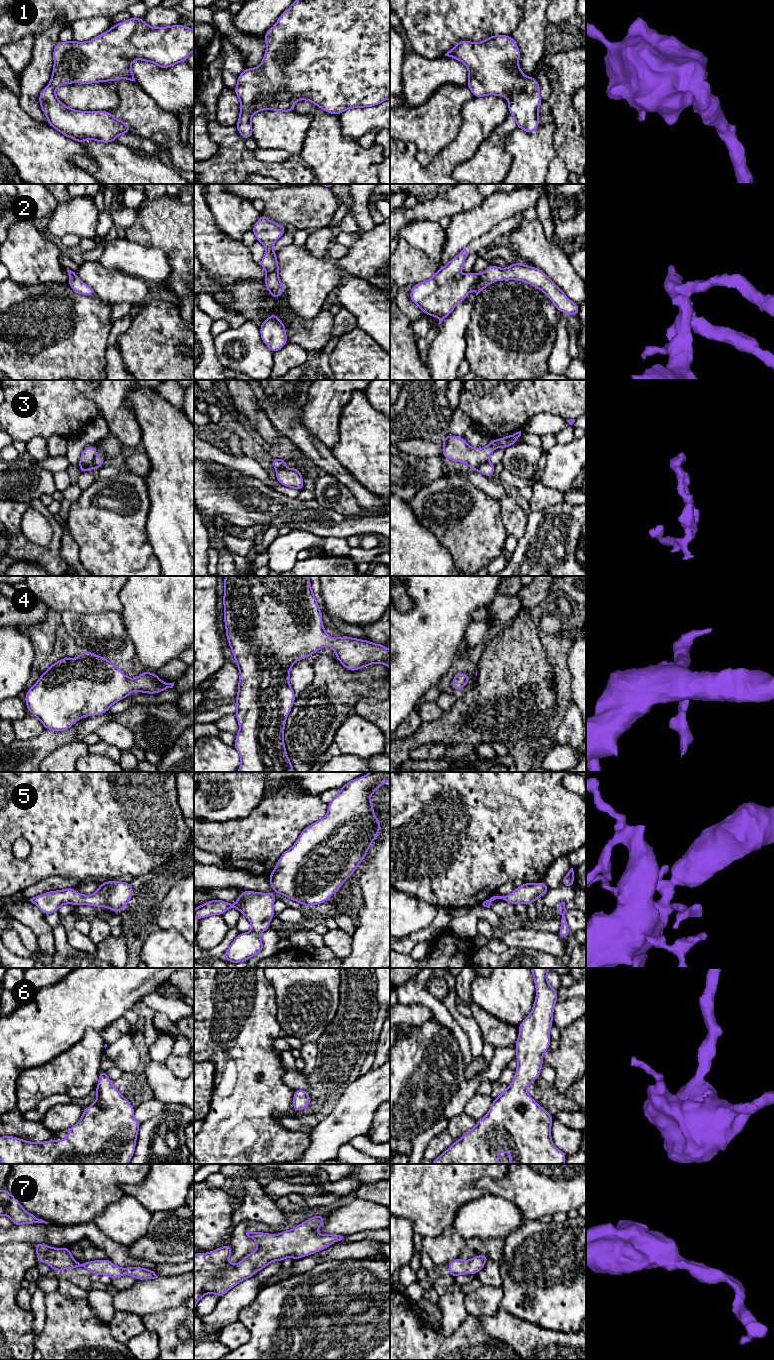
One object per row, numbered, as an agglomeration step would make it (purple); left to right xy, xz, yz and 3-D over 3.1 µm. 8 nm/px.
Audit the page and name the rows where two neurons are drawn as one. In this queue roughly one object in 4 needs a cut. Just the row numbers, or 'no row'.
3

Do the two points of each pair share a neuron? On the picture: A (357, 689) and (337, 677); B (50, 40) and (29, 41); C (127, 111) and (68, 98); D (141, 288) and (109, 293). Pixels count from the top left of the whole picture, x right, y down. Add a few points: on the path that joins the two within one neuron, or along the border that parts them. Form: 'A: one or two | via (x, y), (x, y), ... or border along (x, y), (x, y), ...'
A: one | via (352, 686), (346, 686), (342, 682)
B: two | border along (34, 36), (33, 55), (28, 64)
C: two | border along (115, 84), (118, 105), (110, 111)
D: one | via (133, 288), (117, 288)

